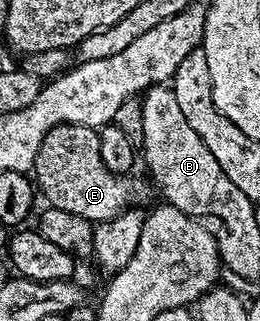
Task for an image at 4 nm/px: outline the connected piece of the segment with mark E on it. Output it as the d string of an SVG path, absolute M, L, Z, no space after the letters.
M78 124L58 125L48 131L47 137L40 143L39 153L36 155L32 170L33 180L39 194L46 196L45 204L52 208L60 208L72 215L91 223L107 221L124 210L137 206L146 193L145 185L137 177L127 174L117 174L108 171L103 164L100 154L100 139L98 129L84 127Z

